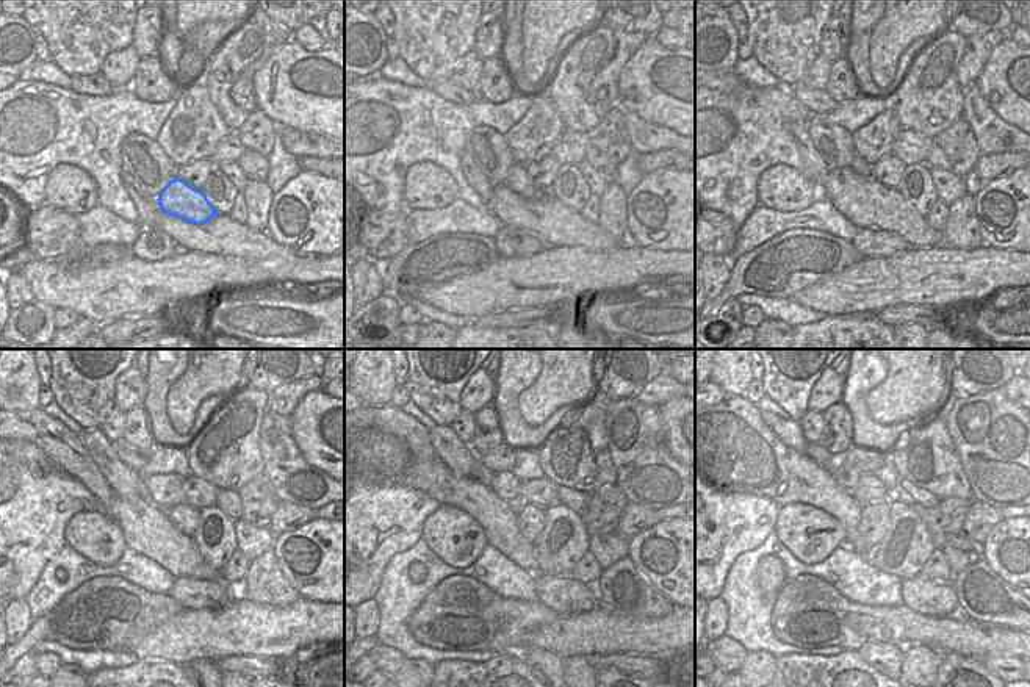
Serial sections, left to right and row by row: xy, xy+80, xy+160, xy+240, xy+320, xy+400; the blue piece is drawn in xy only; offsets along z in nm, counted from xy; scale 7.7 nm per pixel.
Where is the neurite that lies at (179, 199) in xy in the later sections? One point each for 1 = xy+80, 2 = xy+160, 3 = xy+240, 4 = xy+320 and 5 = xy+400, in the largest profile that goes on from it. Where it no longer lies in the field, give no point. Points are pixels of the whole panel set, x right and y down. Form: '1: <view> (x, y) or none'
1: xy+80 (518, 180)
2: xy+160 (858, 165)
3: xy+240 (141, 489)
4: xy+320 (482, 474)
5: xy+400 (814, 451)

